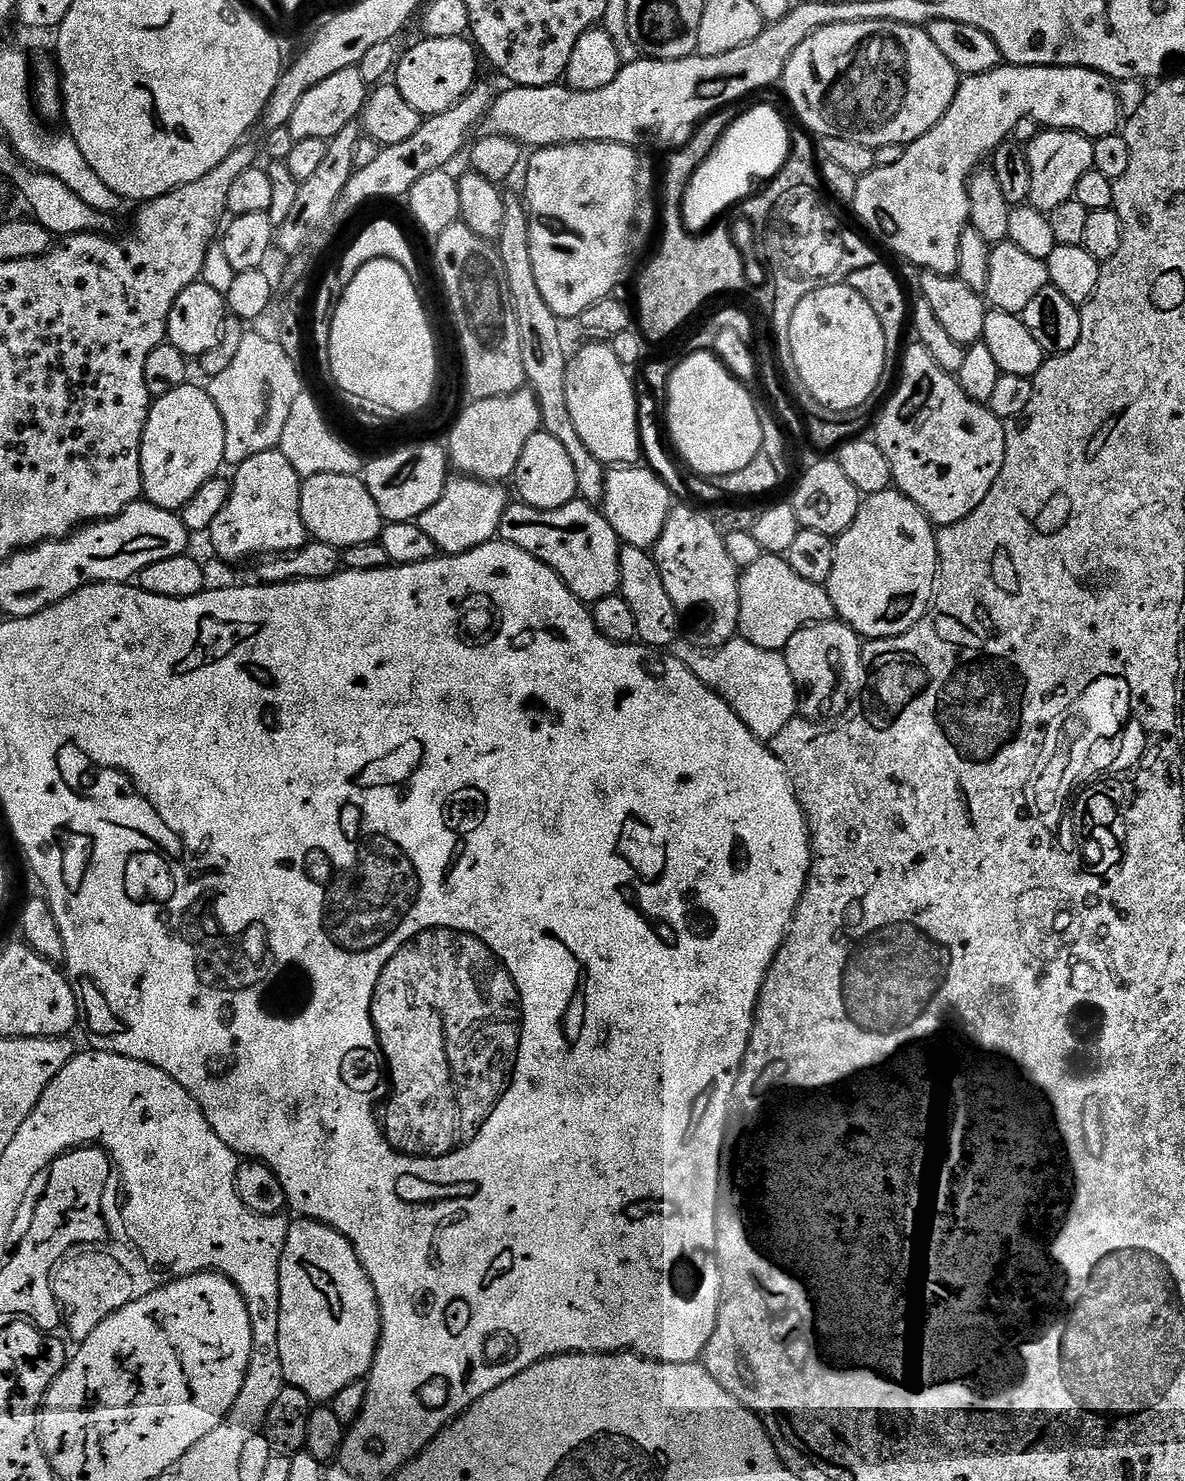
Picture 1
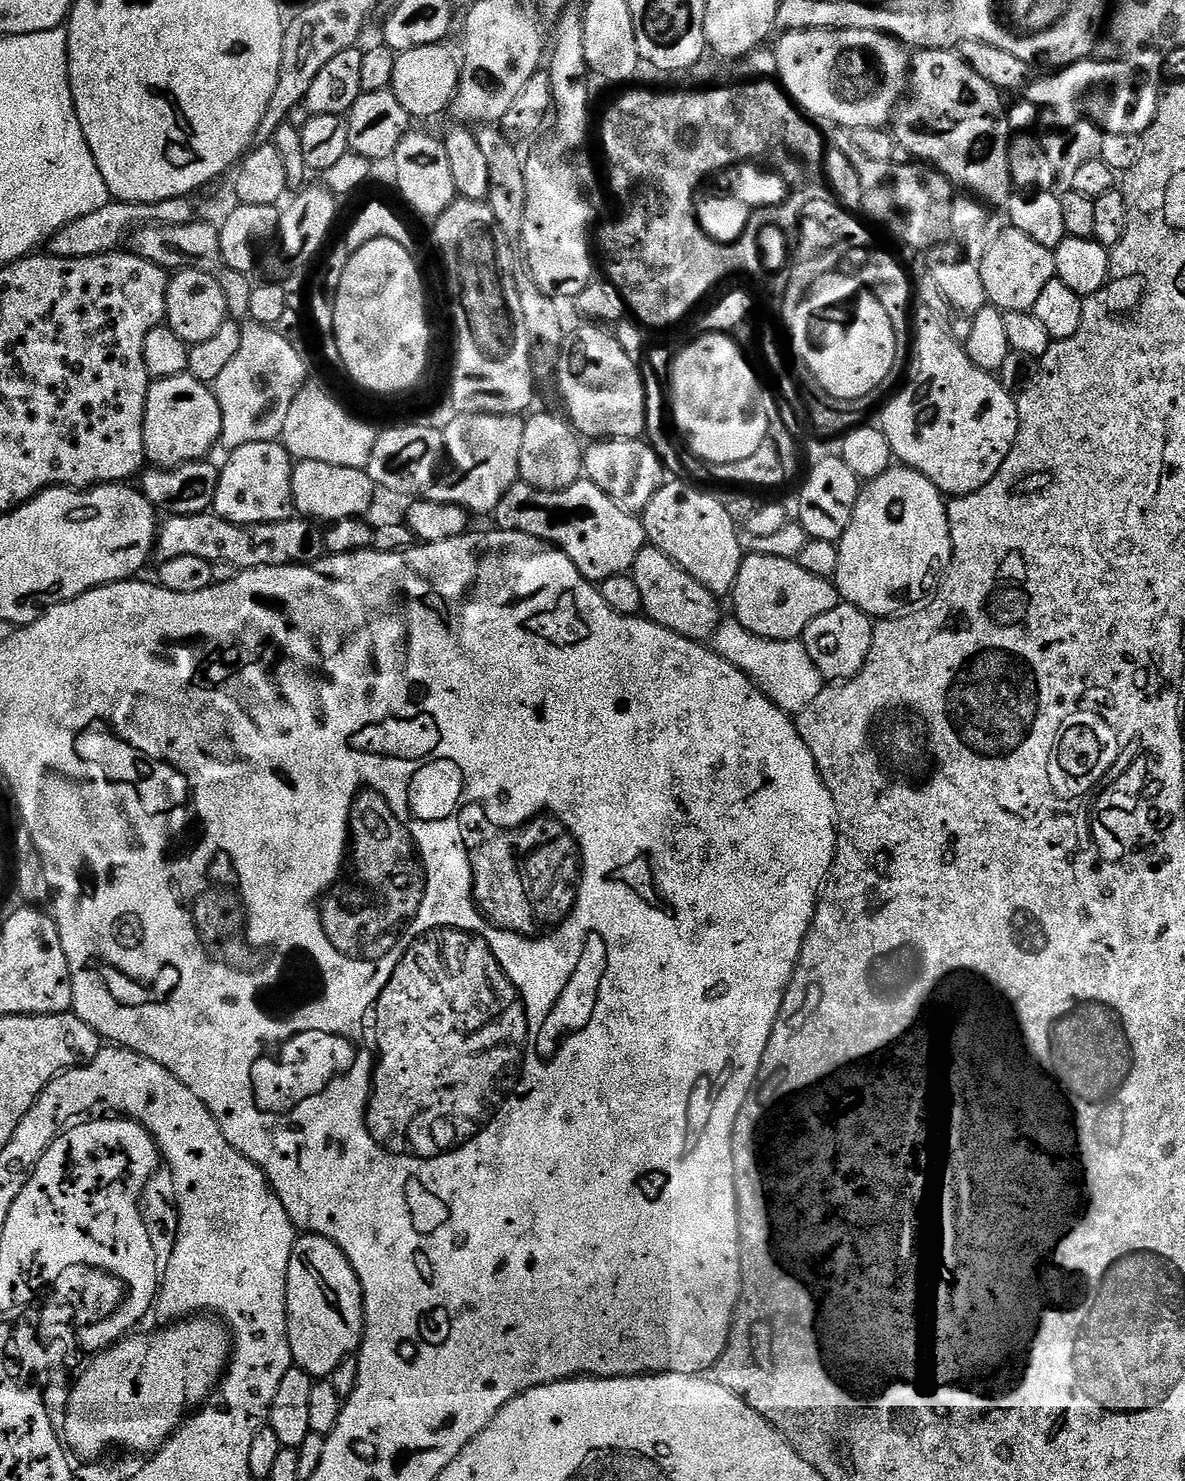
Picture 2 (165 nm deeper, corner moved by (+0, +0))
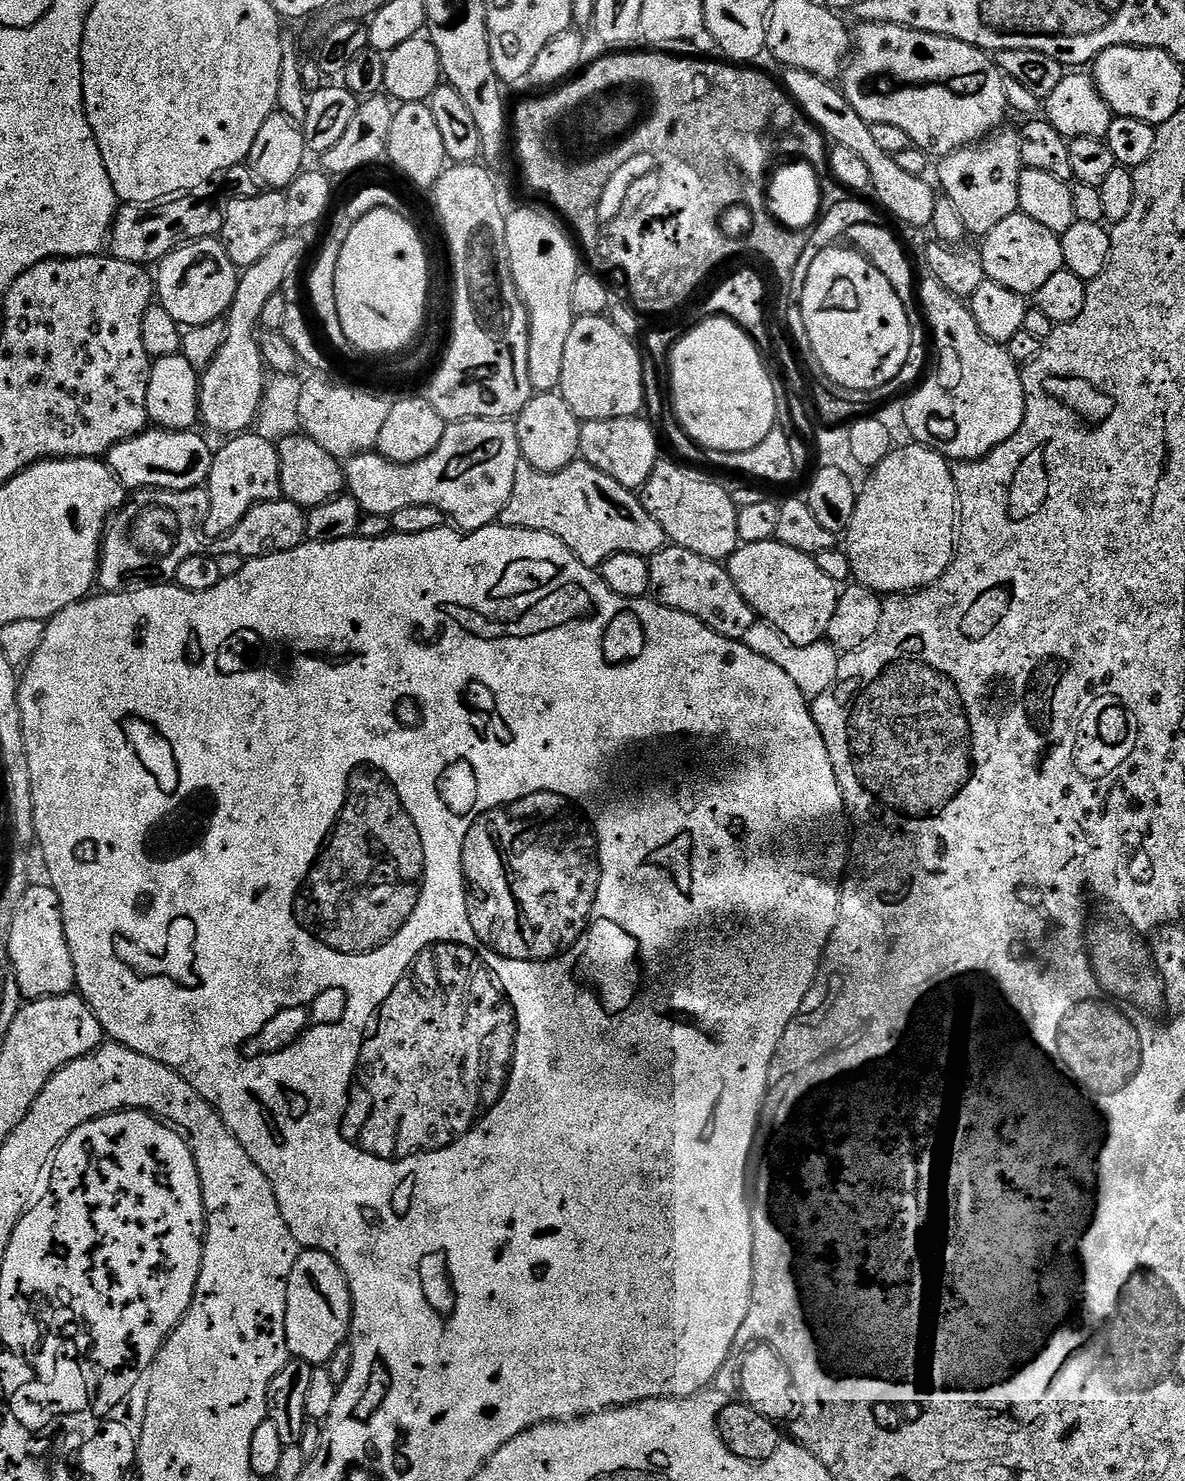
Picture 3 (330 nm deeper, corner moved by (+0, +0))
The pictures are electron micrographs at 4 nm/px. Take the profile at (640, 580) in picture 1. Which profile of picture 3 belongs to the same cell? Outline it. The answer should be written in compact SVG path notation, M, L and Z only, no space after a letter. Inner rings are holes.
M665 546L651 557L648 569L651 591L659 603L676 612L690 614L720 636L743 641L744 635L758 624L756 613L748 605L746 598L738 594L738 586L734 586L723 563L707 560L685 548Z

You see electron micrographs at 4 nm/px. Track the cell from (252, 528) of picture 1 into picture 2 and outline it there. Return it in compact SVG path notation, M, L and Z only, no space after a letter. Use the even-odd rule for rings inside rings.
M275 440L252 442L227 453L228 461L220 468L220 485L216 491L215 515L231 524L273 524L293 519L296 503L292 497L292 469L294 459Z

